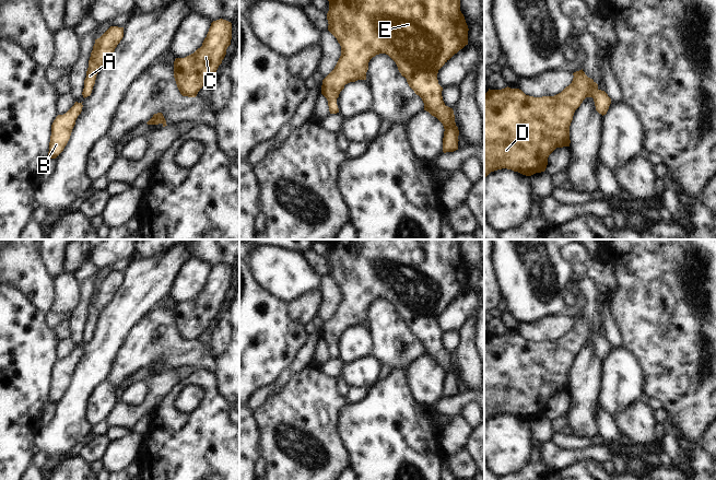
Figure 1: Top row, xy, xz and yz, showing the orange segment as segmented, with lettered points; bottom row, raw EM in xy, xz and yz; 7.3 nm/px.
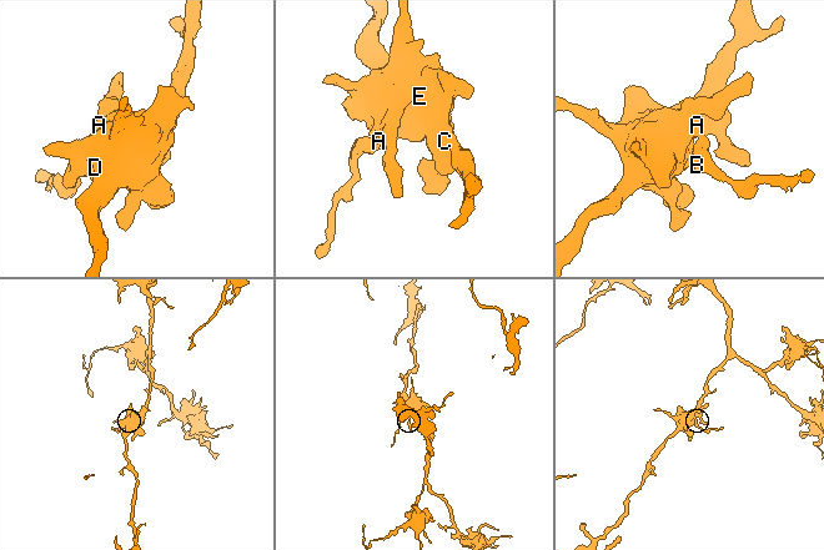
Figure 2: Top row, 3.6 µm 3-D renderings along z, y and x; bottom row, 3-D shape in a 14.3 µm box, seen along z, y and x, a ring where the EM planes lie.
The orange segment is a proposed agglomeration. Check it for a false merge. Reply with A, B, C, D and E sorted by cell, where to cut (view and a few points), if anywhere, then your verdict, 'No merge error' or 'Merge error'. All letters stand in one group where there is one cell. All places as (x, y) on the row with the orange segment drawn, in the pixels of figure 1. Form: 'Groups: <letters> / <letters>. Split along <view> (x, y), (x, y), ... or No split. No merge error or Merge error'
Groups: A B C D E. No split. No merge error.

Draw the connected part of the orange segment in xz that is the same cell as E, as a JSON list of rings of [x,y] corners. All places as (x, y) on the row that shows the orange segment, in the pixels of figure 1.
[[[328,0],[328,31],[341,46],[341,56],[334,69],[322,80],[321,94],[327,98],[330,114],[339,113],[337,98],[344,85],[366,80],[369,60],[379,54],[388,55],[407,79],[409,86],[424,103],[424,110],[436,117],[444,126],[443,152],[458,150],[459,130],[453,108],[445,105],[443,87],[438,84],[438,70],[460,49],[468,45],[468,25],[460,11],[460,0]]]

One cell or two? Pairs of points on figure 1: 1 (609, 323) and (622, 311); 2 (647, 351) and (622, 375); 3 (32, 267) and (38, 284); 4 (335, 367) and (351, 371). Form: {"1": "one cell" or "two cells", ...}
{"1": "two cells", "2": "two cells", "3": "one cell", "4": "two cells"}

